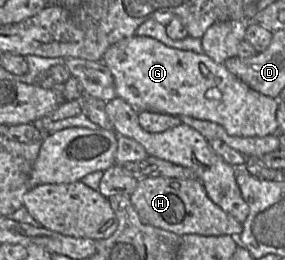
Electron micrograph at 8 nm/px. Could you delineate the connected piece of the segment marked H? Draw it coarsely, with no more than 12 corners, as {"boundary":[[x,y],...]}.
{"boundary":[[197,179],[138,180],[142,223],[179,236],[238,236]]}

